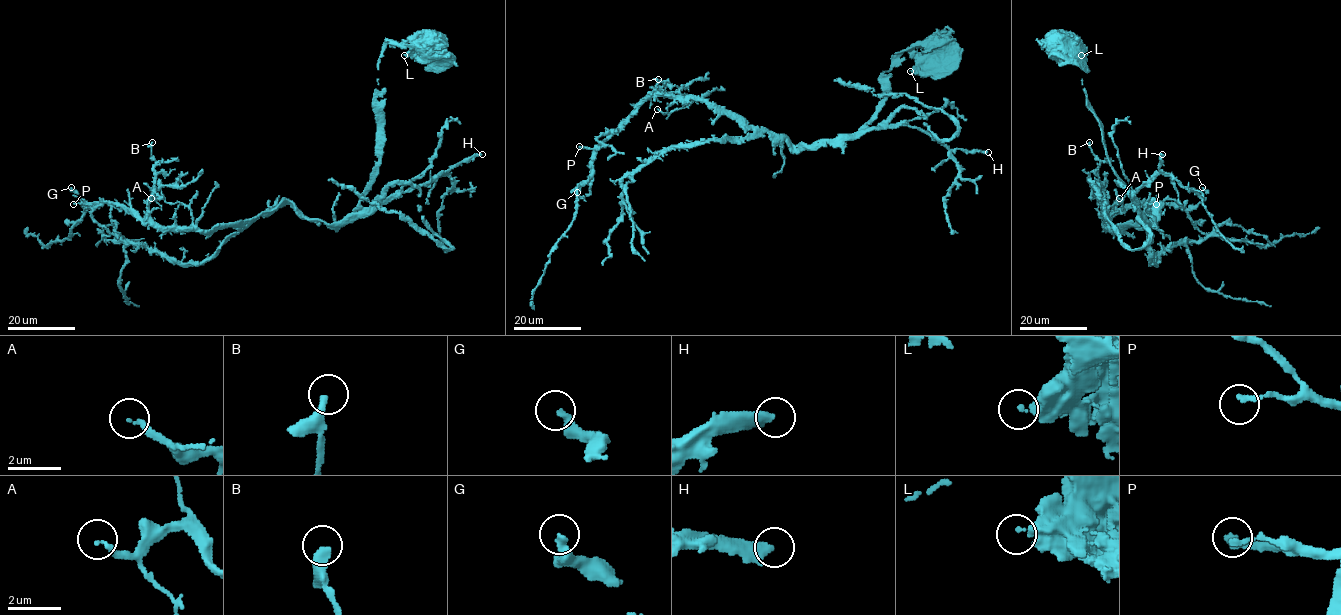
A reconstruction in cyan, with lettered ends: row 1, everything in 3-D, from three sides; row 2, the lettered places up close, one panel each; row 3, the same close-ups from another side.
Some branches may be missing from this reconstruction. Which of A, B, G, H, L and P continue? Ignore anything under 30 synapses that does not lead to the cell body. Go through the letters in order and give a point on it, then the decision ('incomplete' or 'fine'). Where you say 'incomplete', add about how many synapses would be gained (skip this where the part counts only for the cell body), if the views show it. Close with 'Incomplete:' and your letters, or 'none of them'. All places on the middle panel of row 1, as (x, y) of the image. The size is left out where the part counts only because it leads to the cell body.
A: at (657, 109); fine
B: at (658, 79); fine
G: at (577, 192); fine
H: at (988, 152); incomplete; about 80 synapses
L: at (910, 71); fine
P: at (579, 146); fine
Incomplete: H

